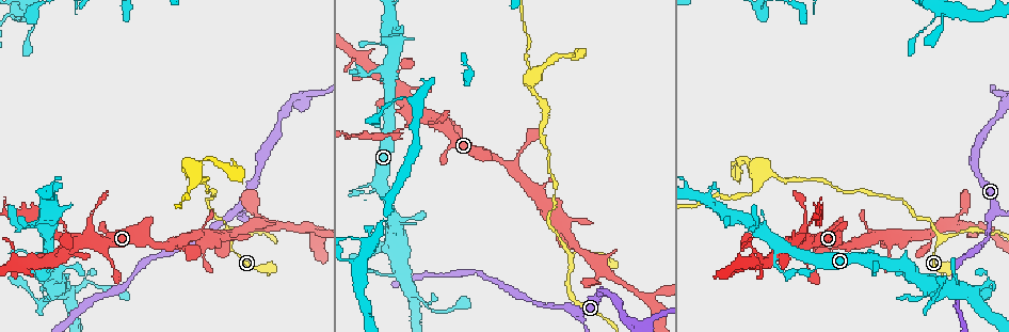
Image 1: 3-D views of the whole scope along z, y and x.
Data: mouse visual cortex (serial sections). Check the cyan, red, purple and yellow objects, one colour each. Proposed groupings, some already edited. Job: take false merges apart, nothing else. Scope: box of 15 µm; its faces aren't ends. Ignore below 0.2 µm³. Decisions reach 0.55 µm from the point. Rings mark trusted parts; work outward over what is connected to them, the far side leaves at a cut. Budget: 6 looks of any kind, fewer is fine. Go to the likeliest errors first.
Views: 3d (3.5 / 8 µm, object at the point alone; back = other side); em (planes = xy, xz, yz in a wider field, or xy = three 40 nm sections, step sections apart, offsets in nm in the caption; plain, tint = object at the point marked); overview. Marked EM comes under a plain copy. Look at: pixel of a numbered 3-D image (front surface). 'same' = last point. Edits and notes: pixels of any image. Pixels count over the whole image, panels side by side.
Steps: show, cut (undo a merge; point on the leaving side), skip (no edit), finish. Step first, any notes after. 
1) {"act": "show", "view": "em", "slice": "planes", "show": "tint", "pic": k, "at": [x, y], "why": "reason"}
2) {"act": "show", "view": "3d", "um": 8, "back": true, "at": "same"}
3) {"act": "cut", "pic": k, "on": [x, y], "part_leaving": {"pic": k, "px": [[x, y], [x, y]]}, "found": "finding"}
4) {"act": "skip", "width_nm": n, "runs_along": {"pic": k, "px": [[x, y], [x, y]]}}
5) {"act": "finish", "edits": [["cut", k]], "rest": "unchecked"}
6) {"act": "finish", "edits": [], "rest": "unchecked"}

{"act": "show", "view": "em", "slice": "xy", "step": 1, "show": "tint", "pic": 1, "at": [938, 235], "why": "a fork"}

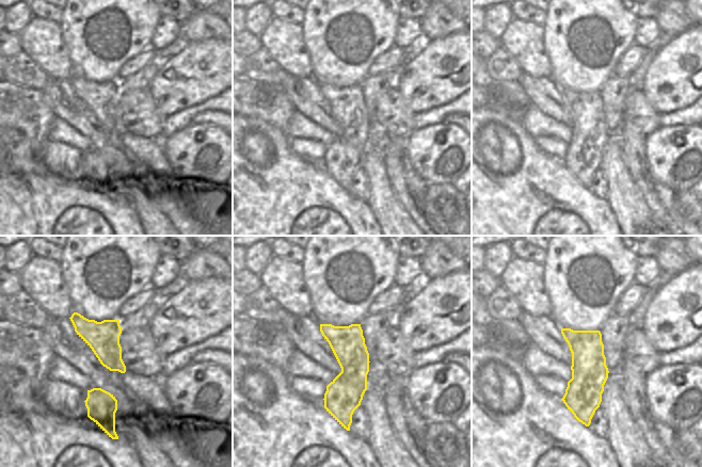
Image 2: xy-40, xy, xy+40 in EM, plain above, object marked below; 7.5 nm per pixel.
{"act": "show", "view": "3d", "um": 3.5, "at": "same", "why": "see where the arms go"}

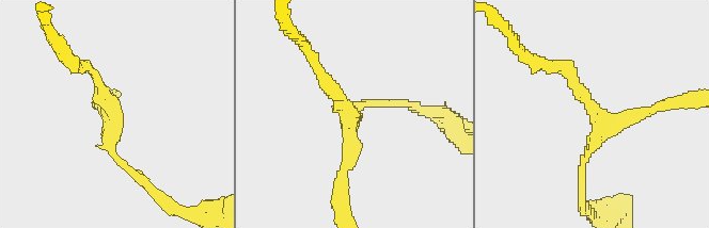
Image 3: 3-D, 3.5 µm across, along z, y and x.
{"act": "skip", "width_nm": 260, "runs_along": {"pic": 3, "px": [[140, 178], [111, 151], [88, 66]]}, "found": "one cell here"}

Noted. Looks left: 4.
{"act": "show", "view": "3d", "um": 3.5, "pic": 1, "at": [767, 172], "why": "three-way junction"}

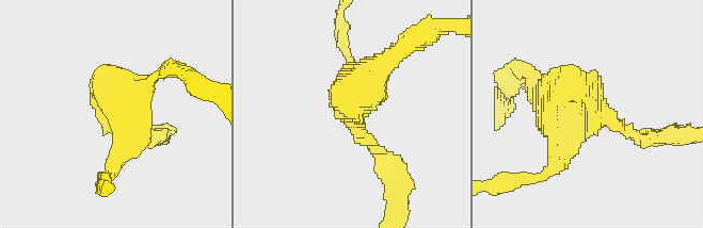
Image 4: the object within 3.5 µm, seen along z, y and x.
{"act": "show", "view": "em", "slice": "planes", "show": "tint", "pic": 4, "at": [588, 108]}

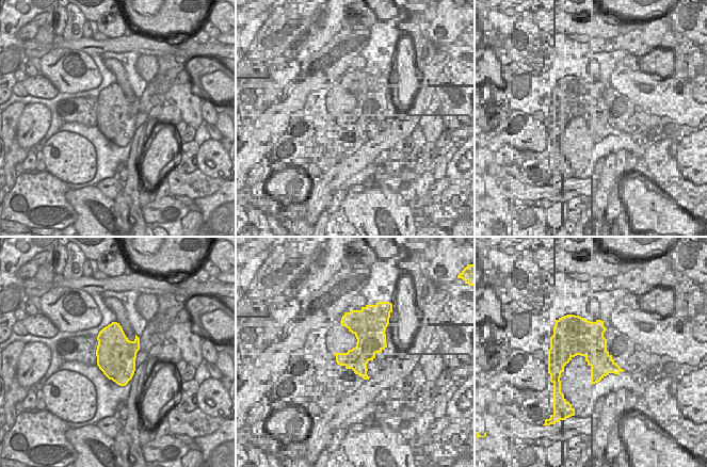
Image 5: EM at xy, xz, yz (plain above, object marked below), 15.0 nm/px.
{"act": "skip", "runs_along": {"pic": 4, "px": [[640, 137], [537, 82]]}, "found": "all the same cell"}

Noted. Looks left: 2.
{"act": "show", "view": "3d", "um": 3.5, "back": true, "pic": 1, "at": [582, 321], "why": "three arms meet"}

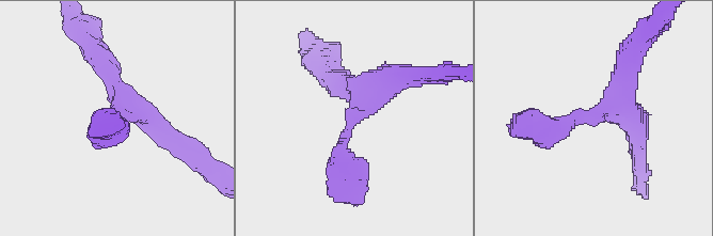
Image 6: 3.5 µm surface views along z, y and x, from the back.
{"act": "skip", "arms": 3, "runs_along": {"pic": 6, "px": [[628, 60], [620, 95], [554, 131]]}, "found": "continuous, no second cell"}

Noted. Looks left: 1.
{"act": "finish", "edits": [], "rest": "unchecked"}

